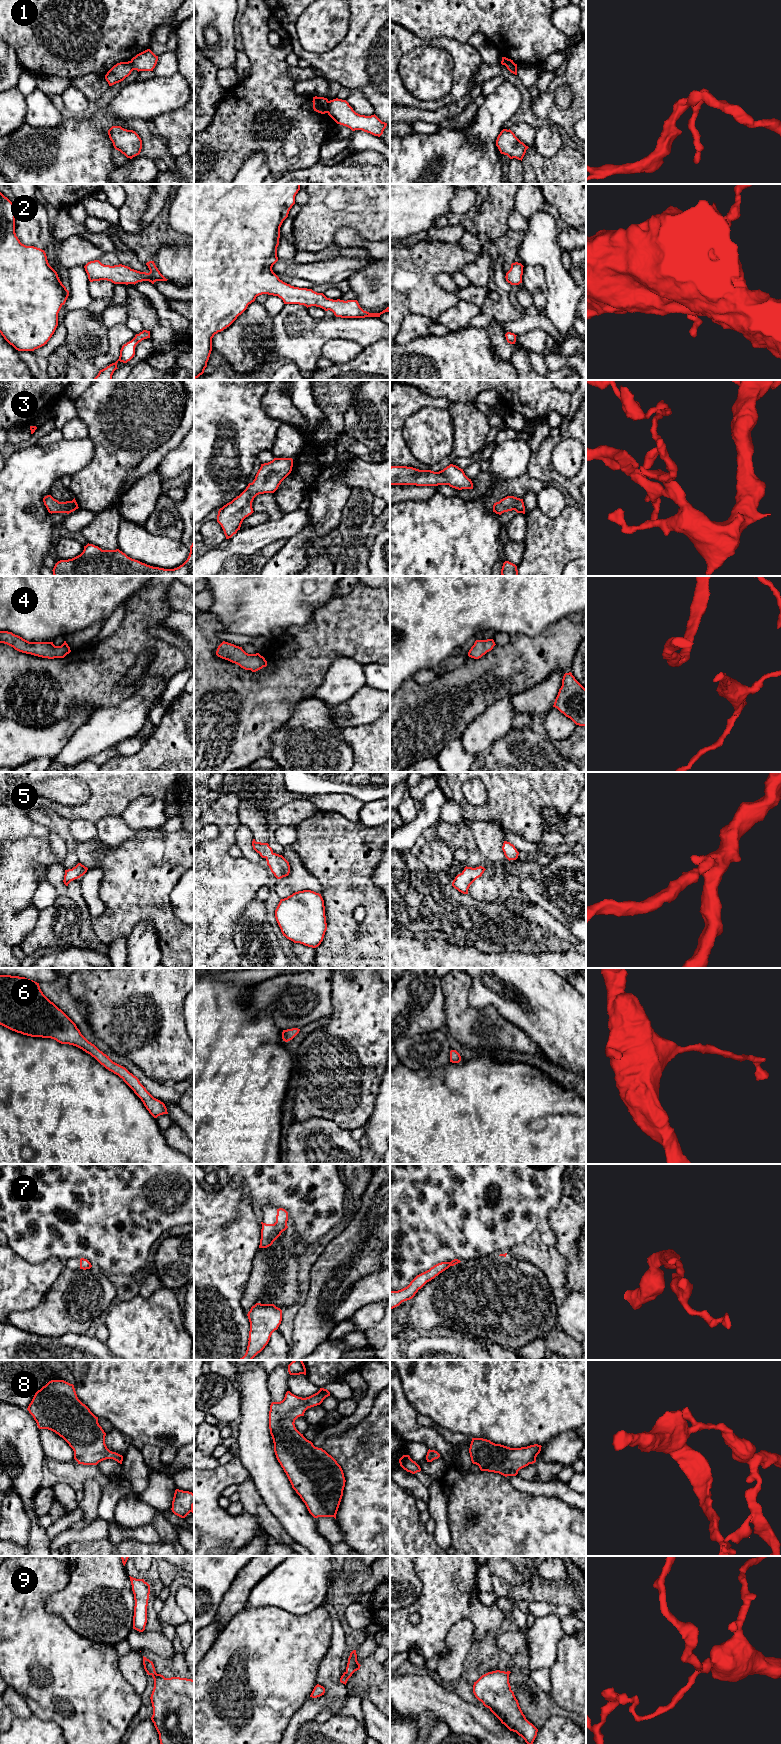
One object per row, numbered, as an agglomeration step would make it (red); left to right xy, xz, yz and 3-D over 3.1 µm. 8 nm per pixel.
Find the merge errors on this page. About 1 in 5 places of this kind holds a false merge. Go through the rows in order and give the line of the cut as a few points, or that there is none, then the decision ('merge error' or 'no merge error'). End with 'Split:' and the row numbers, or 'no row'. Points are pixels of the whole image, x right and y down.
1: xz (328, 101), (326, 112) | merge error
2: no cut | no merge error
3: no cut | no merge error
4: no cut | no merge error
5: no cut | no merge error
6: no cut | no merge error
7: no cut | no merge error
8: no cut | no merge error
9: no cut | no merge error
Split: 1

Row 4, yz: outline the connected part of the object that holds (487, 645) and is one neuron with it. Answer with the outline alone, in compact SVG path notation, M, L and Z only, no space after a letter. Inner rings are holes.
M493 639L476 640L469 650L468 656L474 659L479 659L487 652L491 651L495 645L496 644Z

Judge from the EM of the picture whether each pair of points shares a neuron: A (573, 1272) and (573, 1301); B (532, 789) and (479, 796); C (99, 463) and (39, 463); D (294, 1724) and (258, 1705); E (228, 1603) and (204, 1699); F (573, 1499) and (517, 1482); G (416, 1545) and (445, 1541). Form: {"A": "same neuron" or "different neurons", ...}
{"A": "different neurons", "B": "different neurons", "C": "different neurons", "D": "different neurons", "E": "different neurons", "F": "same neuron", "G": "different neurons"}

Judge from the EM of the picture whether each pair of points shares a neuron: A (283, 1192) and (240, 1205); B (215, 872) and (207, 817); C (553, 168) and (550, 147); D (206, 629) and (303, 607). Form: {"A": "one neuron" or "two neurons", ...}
{"A": "two neurons", "B": "one neuron", "C": "two neurons", "D": "two neurons"}

